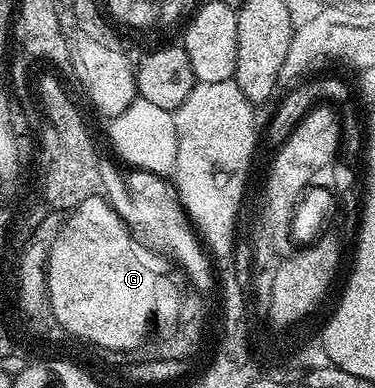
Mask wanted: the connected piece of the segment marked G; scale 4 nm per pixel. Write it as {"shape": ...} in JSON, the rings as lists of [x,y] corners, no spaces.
{"shape":[[[105,197],[84,199],[69,211],[68,217],[70,219],[57,231],[56,242],[46,260],[46,296],[51,314],[70,336],[83,338],[96,348],[133,346],[142,337],[151,307],[160,305],[158,290],[163,282],[154,274],[154,266],[146,261],[146,254],[138,250],[139,239]]]}

